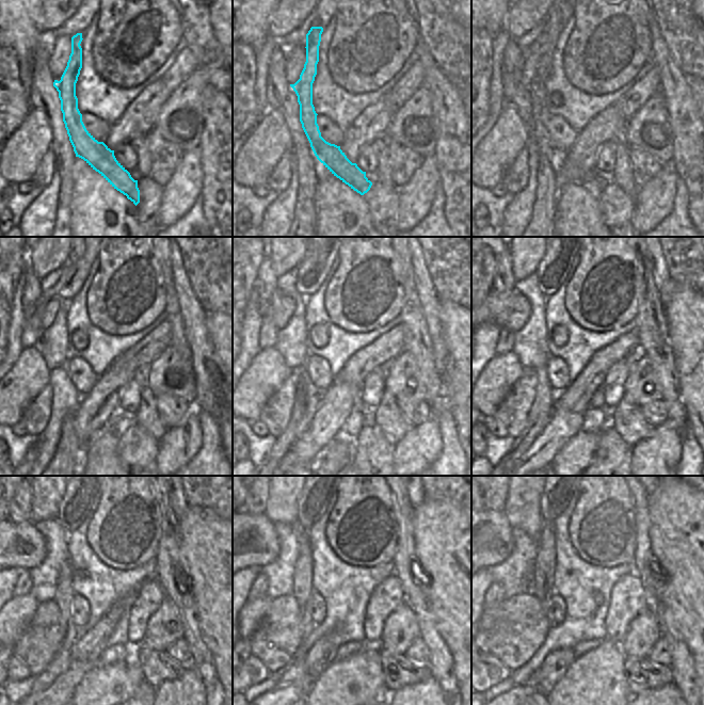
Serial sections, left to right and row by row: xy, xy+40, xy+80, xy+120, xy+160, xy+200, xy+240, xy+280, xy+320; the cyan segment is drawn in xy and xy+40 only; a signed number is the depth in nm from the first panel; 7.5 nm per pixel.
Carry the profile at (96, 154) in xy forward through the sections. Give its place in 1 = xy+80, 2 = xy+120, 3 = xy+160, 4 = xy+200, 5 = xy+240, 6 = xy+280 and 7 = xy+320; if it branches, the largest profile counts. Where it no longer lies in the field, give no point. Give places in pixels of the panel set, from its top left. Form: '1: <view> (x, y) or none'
1: xy+80 (545, 44)
2: xy+120 (74, 275)
3: xy+160 (312, 272)
4: xy+200 (552, 271)
5: xy+240 (79, 497)
6: xy+280 (315, 498)
7: xy+320 (556, 497)

